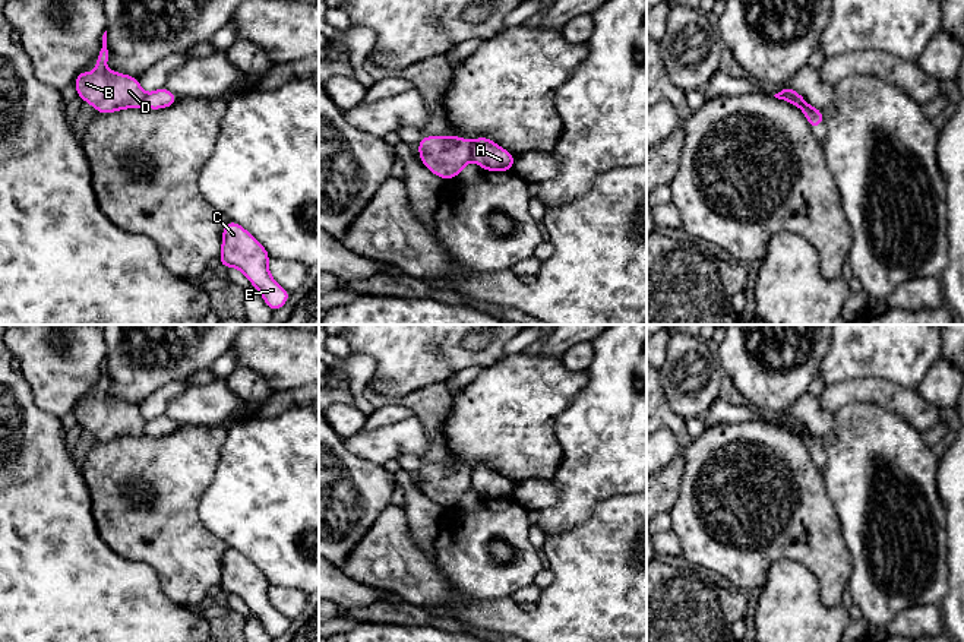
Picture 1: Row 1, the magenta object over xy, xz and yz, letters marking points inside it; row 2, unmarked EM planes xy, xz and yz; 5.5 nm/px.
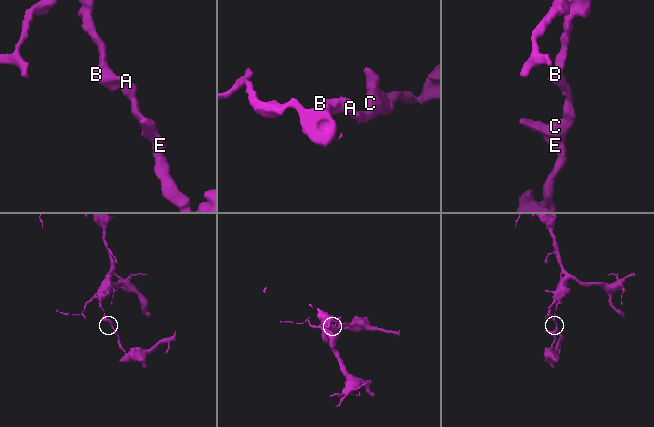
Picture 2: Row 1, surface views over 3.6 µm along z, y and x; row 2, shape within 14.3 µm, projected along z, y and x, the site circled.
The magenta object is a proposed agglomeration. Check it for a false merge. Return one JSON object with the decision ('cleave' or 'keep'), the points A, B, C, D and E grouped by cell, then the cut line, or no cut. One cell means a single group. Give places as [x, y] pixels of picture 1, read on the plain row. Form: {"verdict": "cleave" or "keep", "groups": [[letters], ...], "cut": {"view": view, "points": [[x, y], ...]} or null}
{"verdict": "cleave", "groups": [["A", "C", "E"], ["B", "D"]], "cut": {"view": "xz", "points": [[471, 470], [473, 486]]}}

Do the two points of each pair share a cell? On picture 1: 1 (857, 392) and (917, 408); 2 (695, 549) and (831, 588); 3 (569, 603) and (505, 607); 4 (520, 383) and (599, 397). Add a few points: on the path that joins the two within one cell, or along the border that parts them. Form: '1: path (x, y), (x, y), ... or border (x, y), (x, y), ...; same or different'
1: path (872, 392), (903, 401); same
2: path (732, 550), (751, 554), (803, 552); same
3: path (553, 619), (521, 619); same
4: border (587, 370), (587, 383), (555, 418); different

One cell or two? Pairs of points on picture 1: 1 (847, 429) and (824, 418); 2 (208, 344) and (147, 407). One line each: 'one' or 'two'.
1: two
2: two

